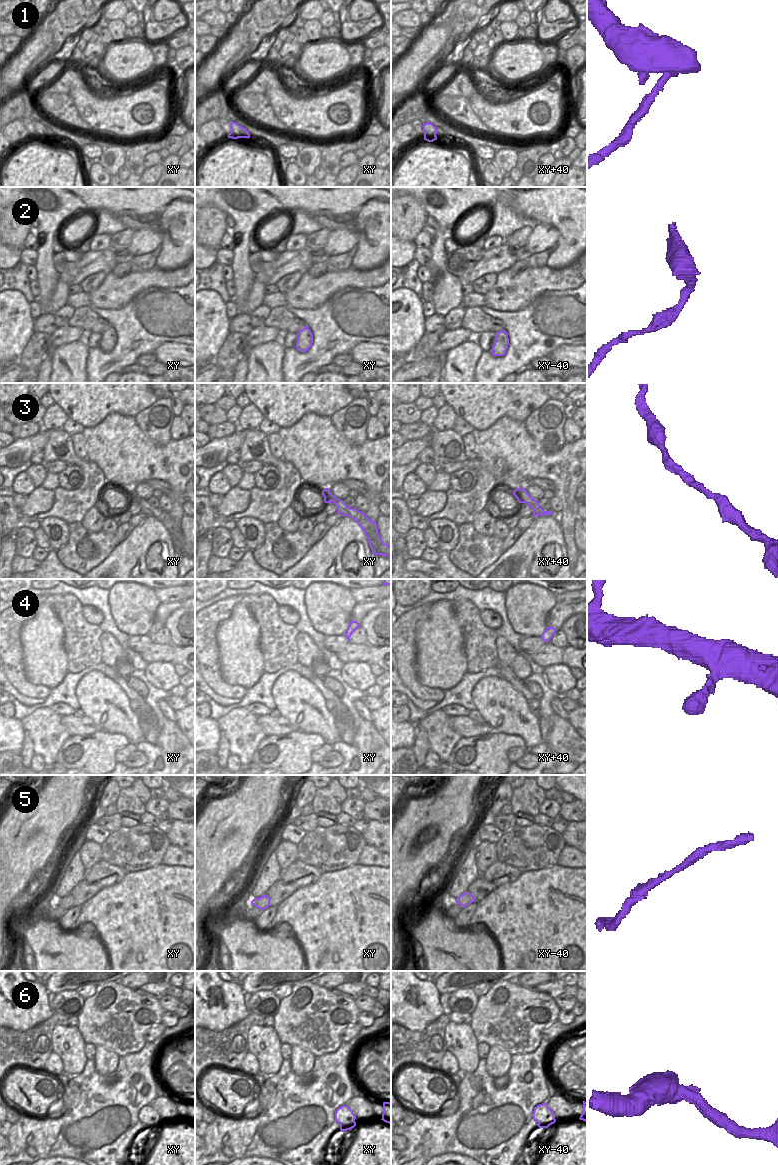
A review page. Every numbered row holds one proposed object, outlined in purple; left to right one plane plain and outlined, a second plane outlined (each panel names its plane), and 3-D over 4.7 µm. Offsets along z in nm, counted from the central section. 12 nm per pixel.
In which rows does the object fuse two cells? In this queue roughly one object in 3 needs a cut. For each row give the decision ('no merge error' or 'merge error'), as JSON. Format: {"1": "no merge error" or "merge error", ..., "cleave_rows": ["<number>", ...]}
{"1": "merge error", "2": "merge error", "3": "no merge error", "4": "no merge error", "5": "no merge error", "6": "merge error", "cleave_rows": ["1", "2", "6"]}

